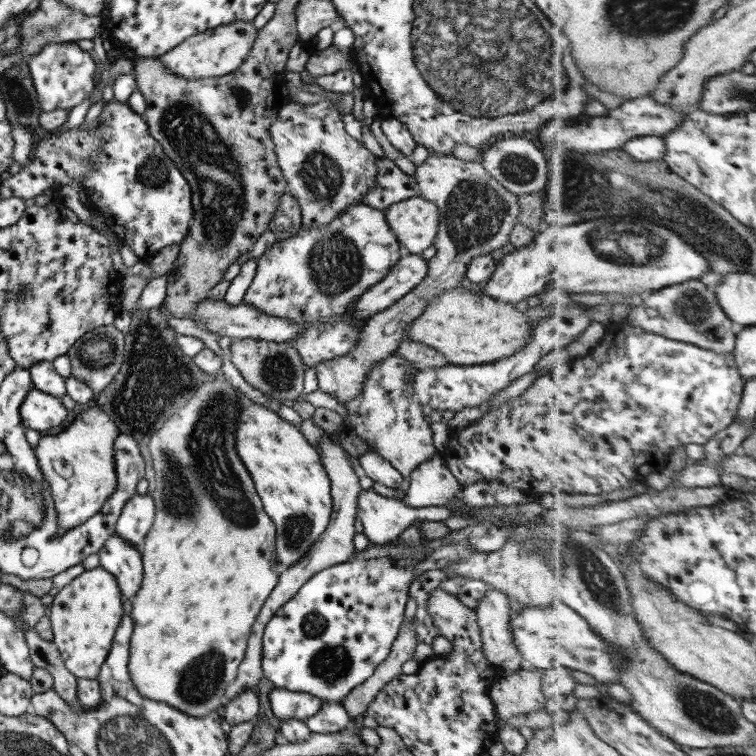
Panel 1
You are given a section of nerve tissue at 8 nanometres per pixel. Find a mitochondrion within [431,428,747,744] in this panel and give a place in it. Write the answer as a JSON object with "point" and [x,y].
{"point":[709,712]}

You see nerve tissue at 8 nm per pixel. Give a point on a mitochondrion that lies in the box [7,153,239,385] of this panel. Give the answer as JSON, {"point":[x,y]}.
{"point":[100,352]}

